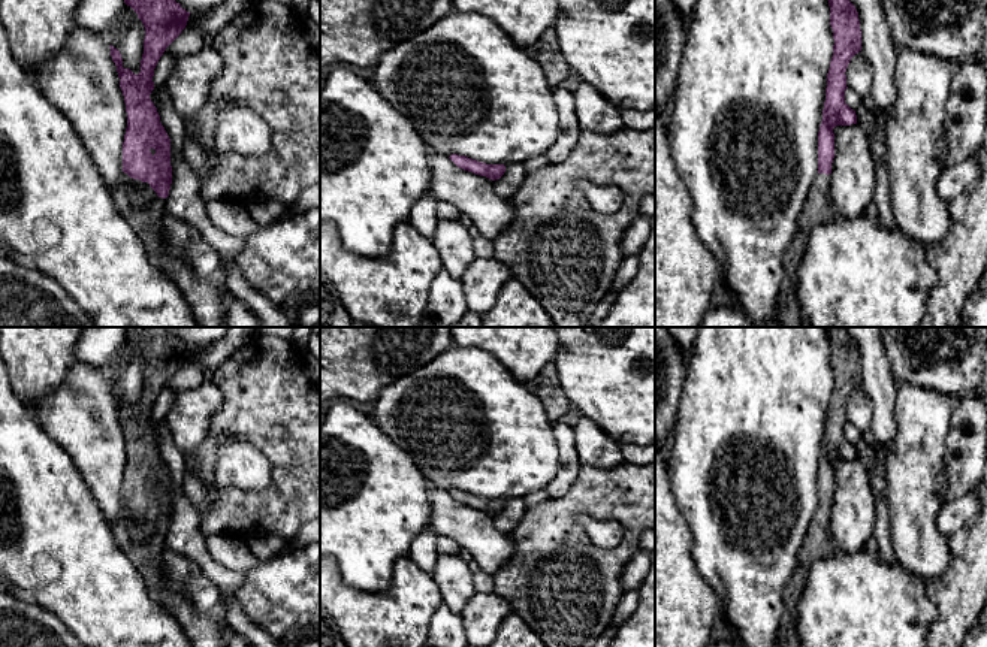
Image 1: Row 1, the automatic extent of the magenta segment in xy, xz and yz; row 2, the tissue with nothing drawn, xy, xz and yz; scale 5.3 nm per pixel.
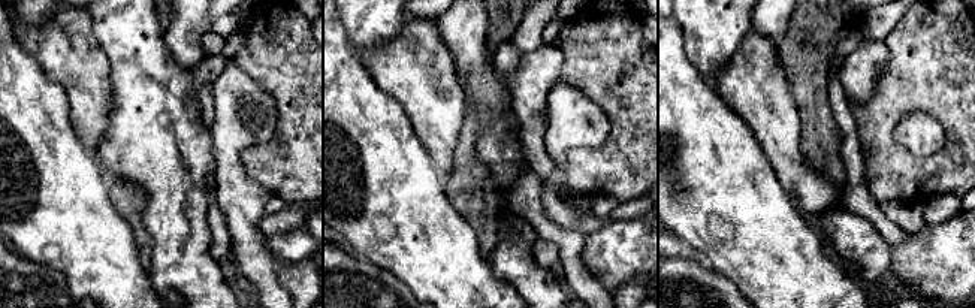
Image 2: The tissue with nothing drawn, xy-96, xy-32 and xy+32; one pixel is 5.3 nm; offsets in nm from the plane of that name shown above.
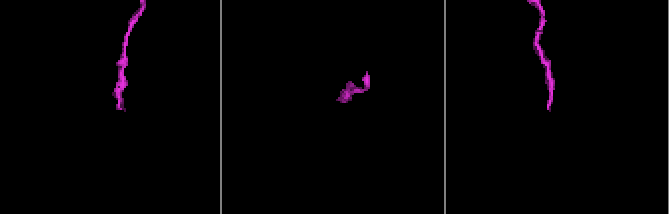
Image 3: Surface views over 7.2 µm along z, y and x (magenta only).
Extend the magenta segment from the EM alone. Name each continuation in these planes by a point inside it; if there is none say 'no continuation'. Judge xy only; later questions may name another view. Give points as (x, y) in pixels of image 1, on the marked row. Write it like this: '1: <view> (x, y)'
1: xy (145, 221)

